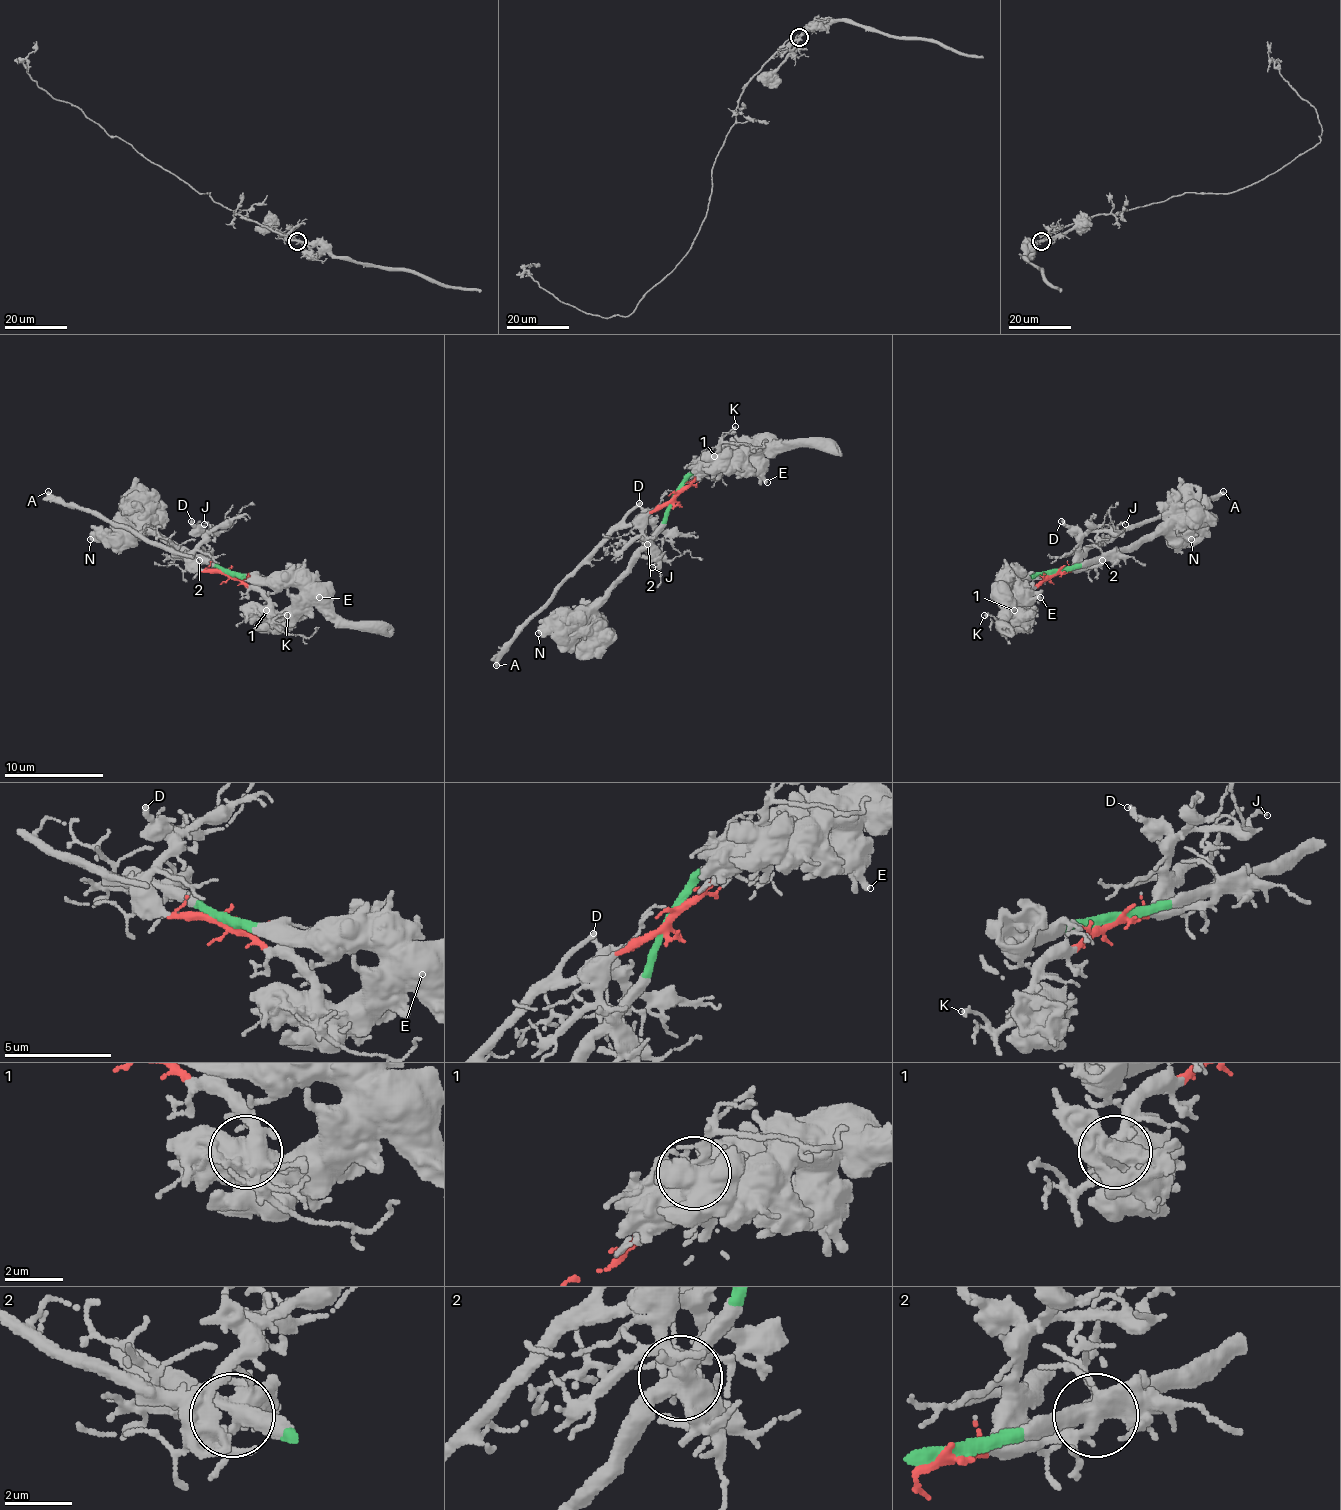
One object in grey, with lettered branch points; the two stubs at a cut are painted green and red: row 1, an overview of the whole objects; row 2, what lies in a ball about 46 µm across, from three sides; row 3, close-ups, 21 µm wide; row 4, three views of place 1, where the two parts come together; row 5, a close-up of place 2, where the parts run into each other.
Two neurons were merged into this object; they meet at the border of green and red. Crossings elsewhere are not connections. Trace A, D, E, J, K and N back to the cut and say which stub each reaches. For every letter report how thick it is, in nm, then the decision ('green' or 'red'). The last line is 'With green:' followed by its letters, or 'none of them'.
A: calibre 320 nm; red
D: calibre 240 nm; red
E: calibre 320 nm; green
J: calibre 130 nm; red
K: calibre 170 nm; red
N: calibre 650 nm; green
With green: E, N

